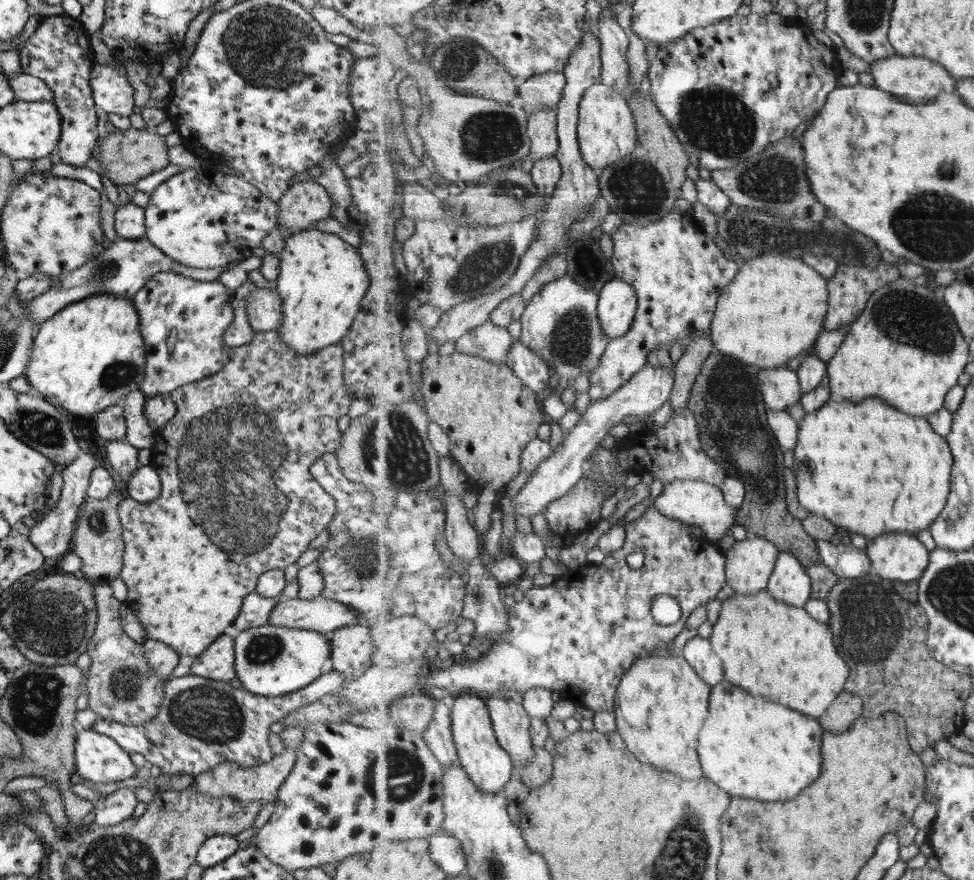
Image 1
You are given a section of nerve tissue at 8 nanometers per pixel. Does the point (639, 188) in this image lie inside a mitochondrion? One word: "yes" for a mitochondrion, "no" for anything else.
yes

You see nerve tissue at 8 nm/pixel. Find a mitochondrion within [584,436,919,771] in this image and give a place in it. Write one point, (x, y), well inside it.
(869, 629)

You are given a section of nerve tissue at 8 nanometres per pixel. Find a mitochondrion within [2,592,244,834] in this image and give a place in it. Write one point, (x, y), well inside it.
(34, 701)

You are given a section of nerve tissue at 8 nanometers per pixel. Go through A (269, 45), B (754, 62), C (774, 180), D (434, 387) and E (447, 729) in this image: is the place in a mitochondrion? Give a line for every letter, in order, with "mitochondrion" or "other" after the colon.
A: mitochondrion
B: other
C: mitochondrion
D: other
E: other

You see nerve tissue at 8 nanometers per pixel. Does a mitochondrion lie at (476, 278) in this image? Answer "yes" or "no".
yes

